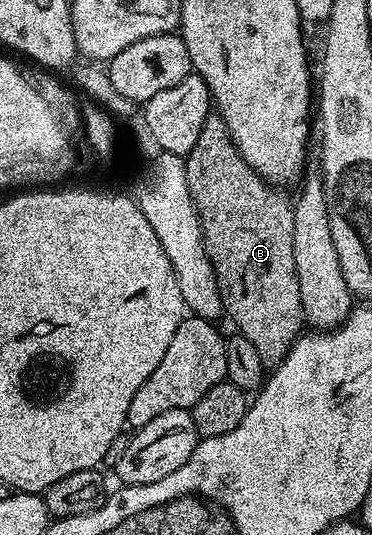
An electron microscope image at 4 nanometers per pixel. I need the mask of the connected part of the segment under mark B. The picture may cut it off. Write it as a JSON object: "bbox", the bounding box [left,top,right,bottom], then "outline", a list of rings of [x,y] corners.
{"bbox":[184,113,304,365],"outline":[[[211,113],[206,118],[204,129],[200,129],[200,137],[196,137],[196,145],[192,145],[192,149],[184,158],[186,161],[186,176],[188,177],[188,193],[192,193],[192,201],[202,230],[202,240],[206,246],[210,264],[214,267],[216,273],[216,281],[222,294],[222,310],[227,316],[230,314],[231,321],[238,326],[235,327],[237,334],[248,337],[248,341],[252,341],[252,345],[255,346],[260,353],[260,357],[268,365],[277,365],[281,363],[290,346],[297,341],[298,336],[303,334],[304,331],[304,316],[300,305],[300,281],[296,281],[296,257],[292,249],[294,209],[291,196],[286,196],[282,192],[285,190],[279,189],[275,184],[267,183],[265,179],[260,178],[252,169],[252,165],[248,165],[248,161],[244,161],[244,157],[238,152],[232,137],[228,133],[228,125],[223,121],[221,115],[217,113]]]}

